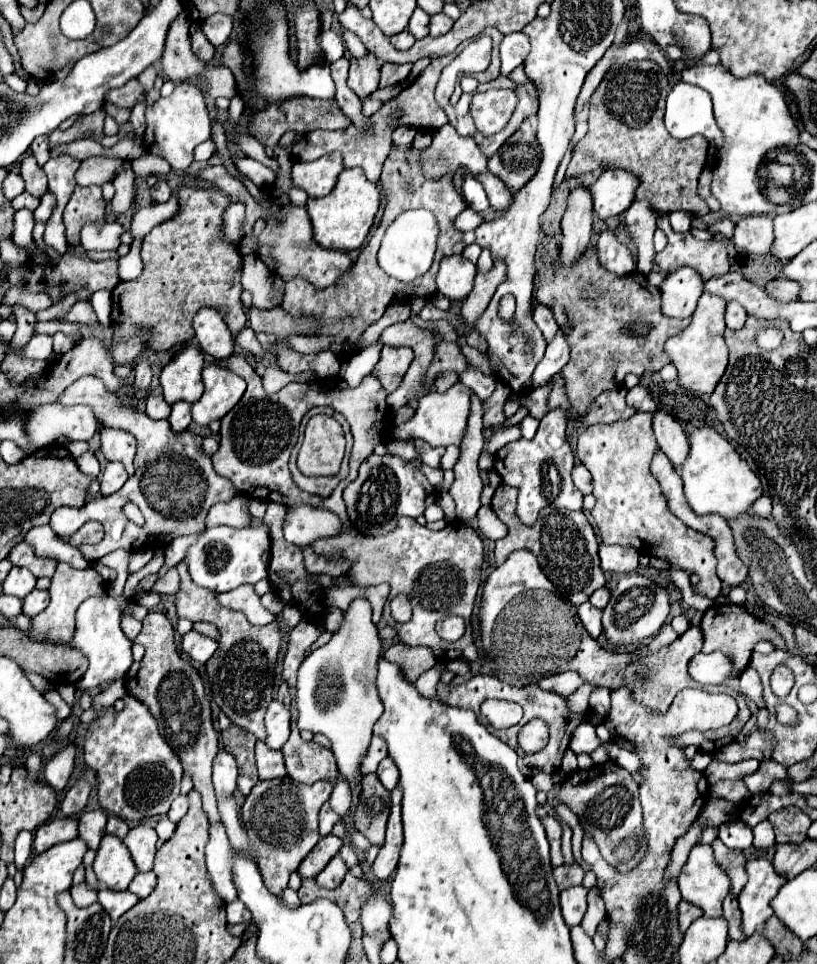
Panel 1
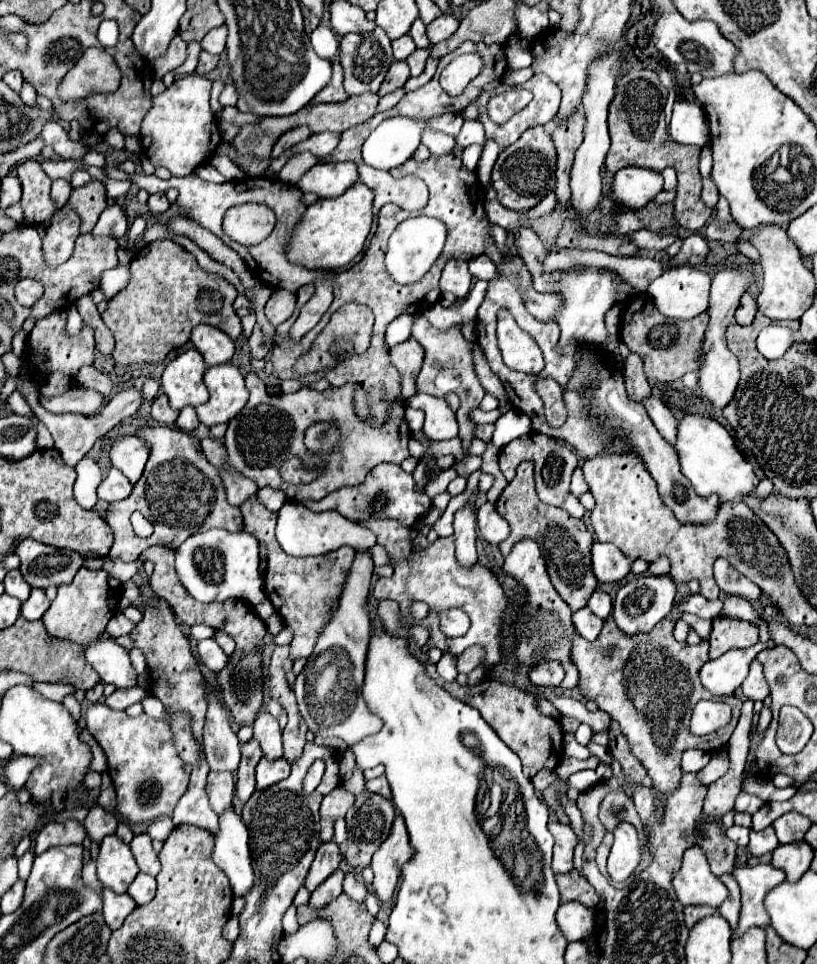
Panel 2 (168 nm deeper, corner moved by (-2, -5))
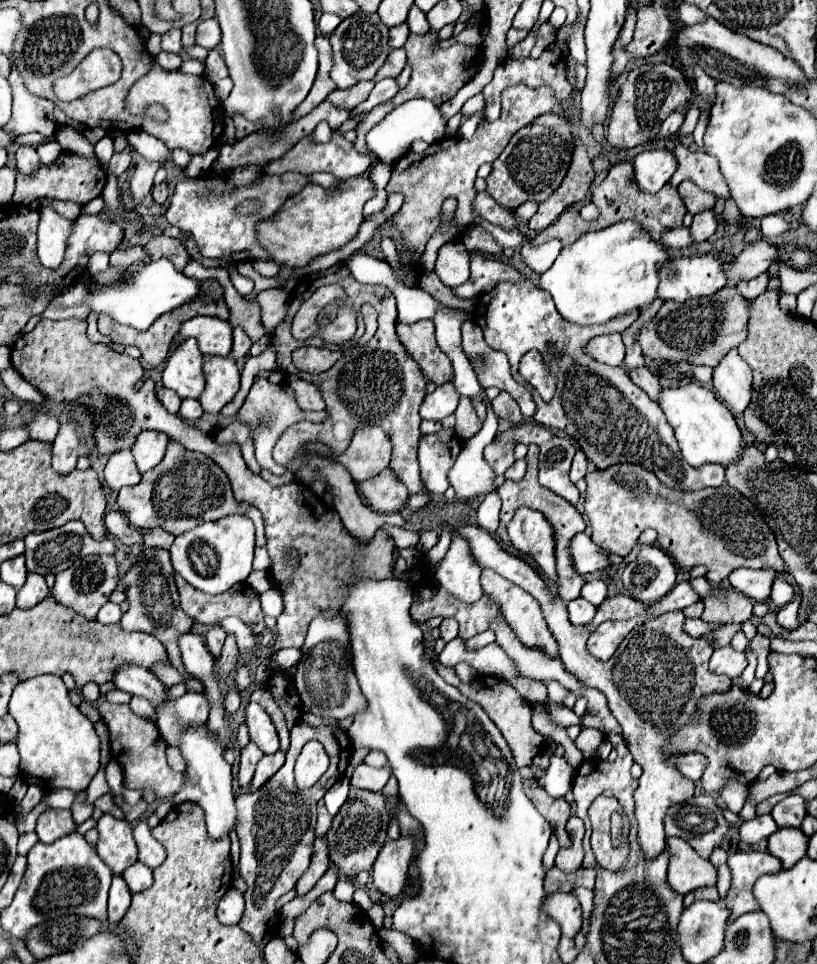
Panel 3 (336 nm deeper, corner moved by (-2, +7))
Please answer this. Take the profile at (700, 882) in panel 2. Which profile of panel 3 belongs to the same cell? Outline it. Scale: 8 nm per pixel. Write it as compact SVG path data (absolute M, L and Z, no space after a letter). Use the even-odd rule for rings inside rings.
M667 838L669 850L669 868L667 882L677 894L687 894L701 886L713 886L717 880L717 870L701 858L695 850L691 850L685 840Z

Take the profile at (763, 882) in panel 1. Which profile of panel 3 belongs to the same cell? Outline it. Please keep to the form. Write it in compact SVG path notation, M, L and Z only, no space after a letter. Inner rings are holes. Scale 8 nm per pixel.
M735 852L727 858L731 868L731 888L725 896L725 906L731 910L731 920L759 910L759 904L751 892L755 880L767 872L779 872L779 858L769 852Z

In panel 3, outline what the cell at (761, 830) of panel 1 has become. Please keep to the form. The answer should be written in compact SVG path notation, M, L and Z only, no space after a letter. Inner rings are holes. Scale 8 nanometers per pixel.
M771 814L757 816L739 826L739 836L747 844L757 844L761 838L769 838L773 832L777 832L777 824L771 818Z

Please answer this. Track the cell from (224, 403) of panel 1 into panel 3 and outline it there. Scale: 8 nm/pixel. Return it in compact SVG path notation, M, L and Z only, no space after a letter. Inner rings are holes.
M211 356L203 362L203 374L207 384L199 402L205 412L219 414L239 390L239 368L231 356Z

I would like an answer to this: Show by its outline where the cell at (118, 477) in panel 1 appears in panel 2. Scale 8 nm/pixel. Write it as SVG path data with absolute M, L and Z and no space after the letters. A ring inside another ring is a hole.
M111 468L107 478L99 486L99 498L105 502L115 502L115 500L127 498L131 490L133 490L133 484L123 476L123 472L119 472L117 468Z

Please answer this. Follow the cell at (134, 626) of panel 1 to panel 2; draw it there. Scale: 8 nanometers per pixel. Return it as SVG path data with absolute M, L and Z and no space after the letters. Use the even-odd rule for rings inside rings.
M115 614L107 624L107 634L115 636L115 638L117 636L127 636L127 634L133 632L133 628L135 628L135 624L131 620L127 620L123 614Z

